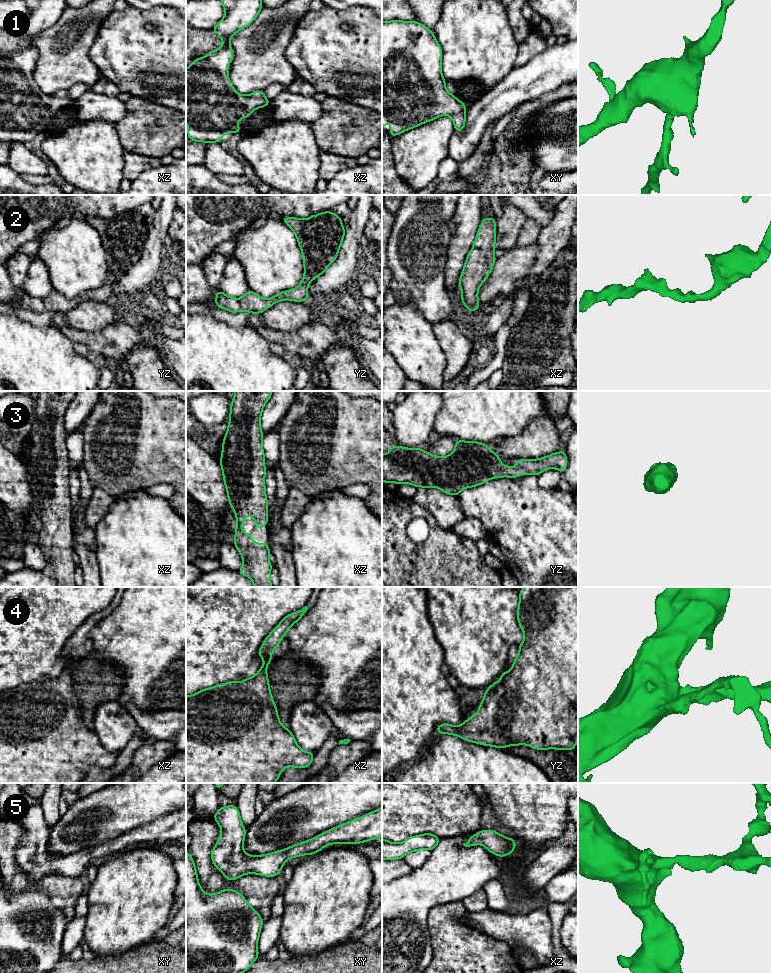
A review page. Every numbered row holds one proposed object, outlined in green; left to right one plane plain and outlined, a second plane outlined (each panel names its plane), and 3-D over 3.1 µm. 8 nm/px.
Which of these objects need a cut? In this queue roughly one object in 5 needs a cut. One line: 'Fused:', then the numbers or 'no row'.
Fused: no row

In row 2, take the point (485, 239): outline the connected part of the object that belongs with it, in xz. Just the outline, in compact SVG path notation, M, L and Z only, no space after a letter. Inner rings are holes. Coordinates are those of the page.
M496 217L482 218L473 247L459 279L462 290L461 302L472 312L479 309L478 290L485 282L496 261L494 255L496 241Z

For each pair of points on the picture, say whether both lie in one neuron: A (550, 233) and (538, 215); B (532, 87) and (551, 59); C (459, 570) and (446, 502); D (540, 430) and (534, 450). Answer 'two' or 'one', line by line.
A: two
B: one
C: two
D: one

